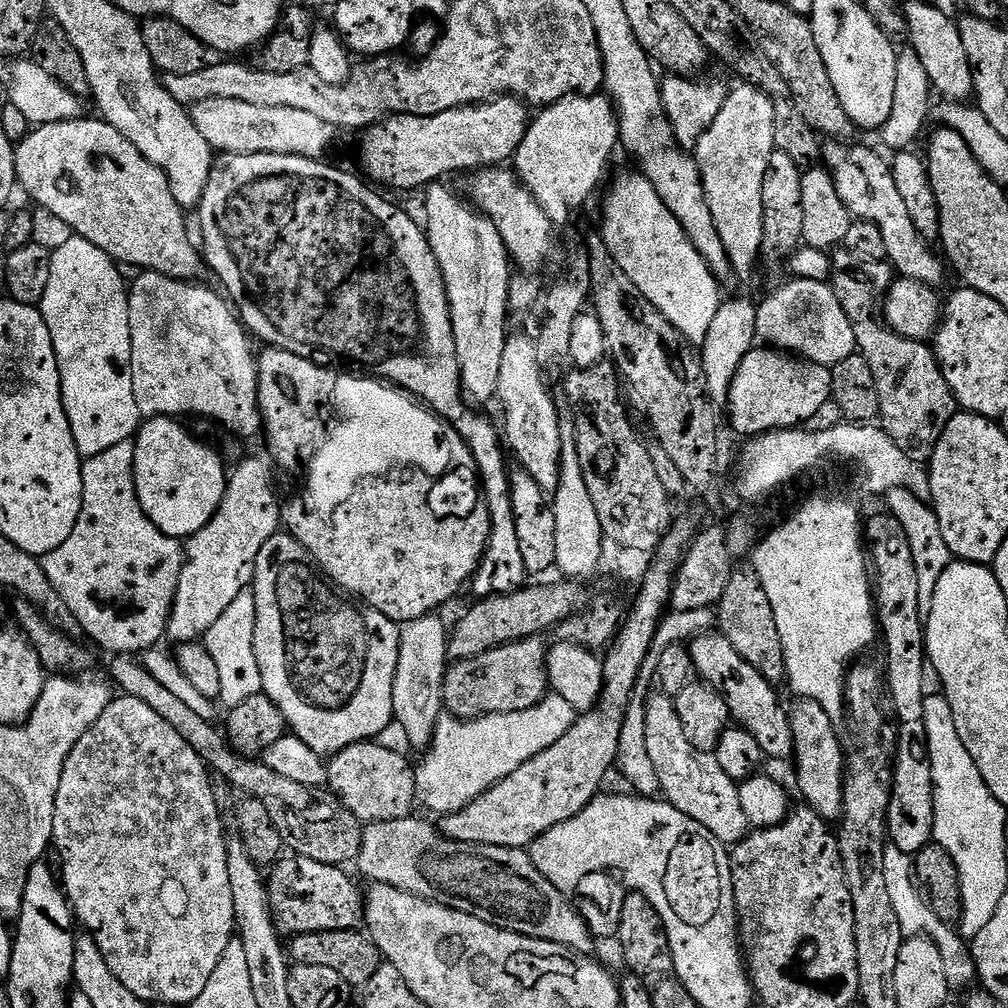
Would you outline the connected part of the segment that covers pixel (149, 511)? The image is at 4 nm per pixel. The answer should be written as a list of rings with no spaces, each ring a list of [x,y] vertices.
[[[154,416],[141,423],[134,443],[134,482],[136,497],[142,510],[162,530],[162,534],[187,538],[192,536],[218,510],[228,485],[228,476],[220,456],[195,440],[179,419],[171,416]]]

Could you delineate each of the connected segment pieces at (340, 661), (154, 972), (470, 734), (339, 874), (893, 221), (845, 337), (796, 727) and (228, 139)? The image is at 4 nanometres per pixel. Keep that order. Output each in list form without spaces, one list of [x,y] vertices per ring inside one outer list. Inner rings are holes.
[[[291,534],[272,536],[270,542],[266,542],[266,546],[262,546],[262,554],[258,554],[258,562],[250,587],[256,603],[254,654],[258,662],[258,670],[262,670],[263,695],[268,696],[270,702],[274,702],[274,706],[278,706],[278,710],[282,710],[284,723],[290,729],[291,735],[306,742],[306,746],[310,746],[310,750],[314,750],[314,754],[318,754],[321,758],[334,757],[355,744],[375,741],[386,726],[390,726],[394,720],[392,714],[394,710],[394,670],[398,664],[398,642],[400,641],[400,628],[396,621],[386,618],[386,614],[382,614],[377,608],[370,608],[367,604],[357,602],[345,595],[320,571],[319,564]]]
[[[123,694],[117,695],[112,703],[106,706],[106,710],[102,714],[102,718],[98,718],[98,722],[94,722],[94,726],[90,726],[90,730],[86,730],[86,734],[82,734],[82,738],[78,742],[78,746],[74,746],[74,750],[70,750],[70,754],[66,758],[66,766],[62,770],[62,778],[58,782],[58,794],[54,802],[54,830],[52,831],[52,844],[54,852],[60,855],[60,864],[64,867],[64,876],[62,872],[62,884],[66,889],[68,903],[71,904],[75,919],[78,921],[85,933],[94,938],[94,942],[98,942],[98,950],[104,952],[104,957],[112,973],[115,974],[118,982],[122,982],[122,986],[126,986],[126,990],[130,990],[130,994],[134,994],[140,1000],[143,1000],[145,1005],[152,1004],[184,1004],[190,1006],[198,998],[198,994],[202,994],[202,990],[206,990],[206,982],[210,982],[210,974],[214,974],[214,966],[218,966],[218,962],[222,958],[222,950],[226,950],[226,946],[234,938],[236,932],[236,919],[234,918],[234,898],[230,898],[230,870],[226,870],[226,835],[224,836],[224,820],[220,817],[220,808],[216,805],[216,796],[212,793],[212,780],[210,769],[204,763],[202,758],[198,756],[186,744],[185,739],[181,737],[154,710],[150,710],[145,702],[139,701],[138,698],[126,696]]]
[[[549,694],[530,710],[480,716],[476,720],[459,720],[451,714],[441,715],[436,733],[421,764],[416,769],[416,799],[432,812],[447,814],[462,810],[474,798],[490,790],[502,778],[514,774],[522,762],[542,754],[572,725],[574,713],[566,698]]]
[[[293,855],[290,859],[281,859],[271,869],[267,877],[268,905],[272,907],[272,921],[277,932],[285,937],[305,936],[311,932],[351,932],[364,924],[364,897],[355,882],[347,876],[343,867],[324,865],[311,858]]]
[[[829,139],[822,148],[822,164],[832,176],[838,198],[842,198],[848,213],[856,220],[874,222],[874,226],[882,230],[887,263],[903,279],[940,286],[944,280],[945,261],[939,255],[936,257],[934,253],[928,252],[929,245],[918,234],[918,230],[914,230],[914,222],[910,222],[906,202],[902,202],[902,194],[898,194],[898,186],[894,186],[894,174],[889,161],[856,143]]]
[[[789,279],[789,284],[784,284],[777,290],[776,296],[769,298],[765,304],[756,304],[756,335],[765,345],[776,350],[783,350],[793,357],[800,357],[810,363],[831,366],[838,361],[857,355],[856,339],[852,319],[842,310],[838,298],[832,292],[831,283],[822,280]]]
[[[803,698],[793,699],[788,708],[790,734],[793,735],[794,765],[796,764],[796,784],[804,795],[803,803],[812,808],[824,820],[839,821],[844,815],[844,778],[846,775],[846,748],[836,737],[837,725],[818,706],[818,702]]]
[[[206,98],[191,105],[190,115],[198,134],[220,154],[290,154],[321,159],[332,144],[334,129],[306,110],[290,110],[286,106],[254,106],[234,98]]]

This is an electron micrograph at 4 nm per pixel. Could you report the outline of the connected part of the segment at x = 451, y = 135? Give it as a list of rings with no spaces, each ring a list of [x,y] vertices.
[[[510,95],[495,97],[483,104],[467,104],[461,108],[442,110],[433,116],[398,116],[389,114],[363,129],[360,140],[360,160],[368,171],[369,181],[393,184],[400,192],[412,192],[415,188],[427,189],[428,185],[443,181],[451,172],[475,173],[481,168],[503,165],[516,155],[522,138],[528,133],[529,105]]]

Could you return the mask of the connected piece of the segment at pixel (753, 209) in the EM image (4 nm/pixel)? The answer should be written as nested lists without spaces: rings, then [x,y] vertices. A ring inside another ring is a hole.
[[[747,82],[737,83],[737,88],[733,87],[729,91],[726,102],[722,106],[722,110],[718,114],[718,118],[714,118],[714,122],[708,130],[701,136],[701,140],[697,142],[696,149],[694,151],[694,157],[697,162],[697,166],[700,168],[701,180],[703,181],[705,188],[706,202],[709,203],[710,213],[714,216],[714,224],[717,226],[718,235],[722,238],[722,245],[725,246],[726,254],[729,256],[729,262],[732,263],[732,271],[737,277],[748,276],[756,268],[756,263],[762,260],[760,253],[760,247],[762,246],[762,232],[763,232],[763,218],[762,218],[762,180],[766,175],[766,166],[770,160],[772,152],[776,151],[774,142],[774,106],[770,102],[770,98],[762,91],[761,88],[757,88],[754,84]]]

